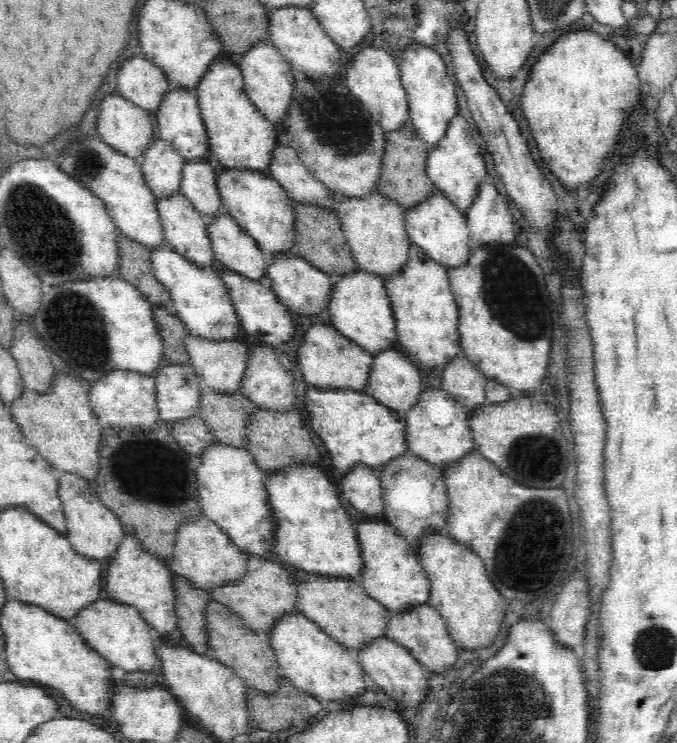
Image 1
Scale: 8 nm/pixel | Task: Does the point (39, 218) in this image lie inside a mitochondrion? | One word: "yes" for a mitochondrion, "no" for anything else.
yes

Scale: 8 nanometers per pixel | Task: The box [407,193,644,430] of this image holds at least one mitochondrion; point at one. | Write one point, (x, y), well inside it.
(498, 312)

